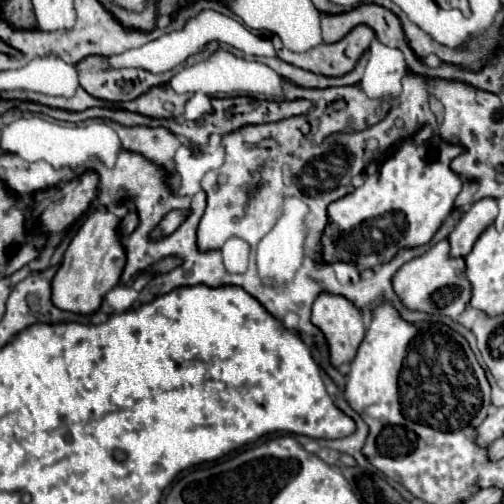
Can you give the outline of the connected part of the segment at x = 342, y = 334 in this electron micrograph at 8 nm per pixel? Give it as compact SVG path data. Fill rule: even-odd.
M320 294L312 306L312 324L324 334L334 368L354 360L364 340L364 326L362 312L356 310L352 302L342 296Z

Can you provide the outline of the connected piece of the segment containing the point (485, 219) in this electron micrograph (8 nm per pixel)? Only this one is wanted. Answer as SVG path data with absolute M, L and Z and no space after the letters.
M484 198L472 204L472 208L462 216L454 232L448 236L450 256L452 258L466 256L476 244L476 240L480 238L480 234L494 222L496 214L498 214L498 208L496 208L496 200L492 198Z

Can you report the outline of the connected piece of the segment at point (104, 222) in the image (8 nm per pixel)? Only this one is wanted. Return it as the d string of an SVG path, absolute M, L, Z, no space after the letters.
M90 210L72 238L62 266L52 280L52 304L60 310L70 310L74 314L92 314L100 308L104 294L118 286L126 256L118 236L118 218L110 210Z

